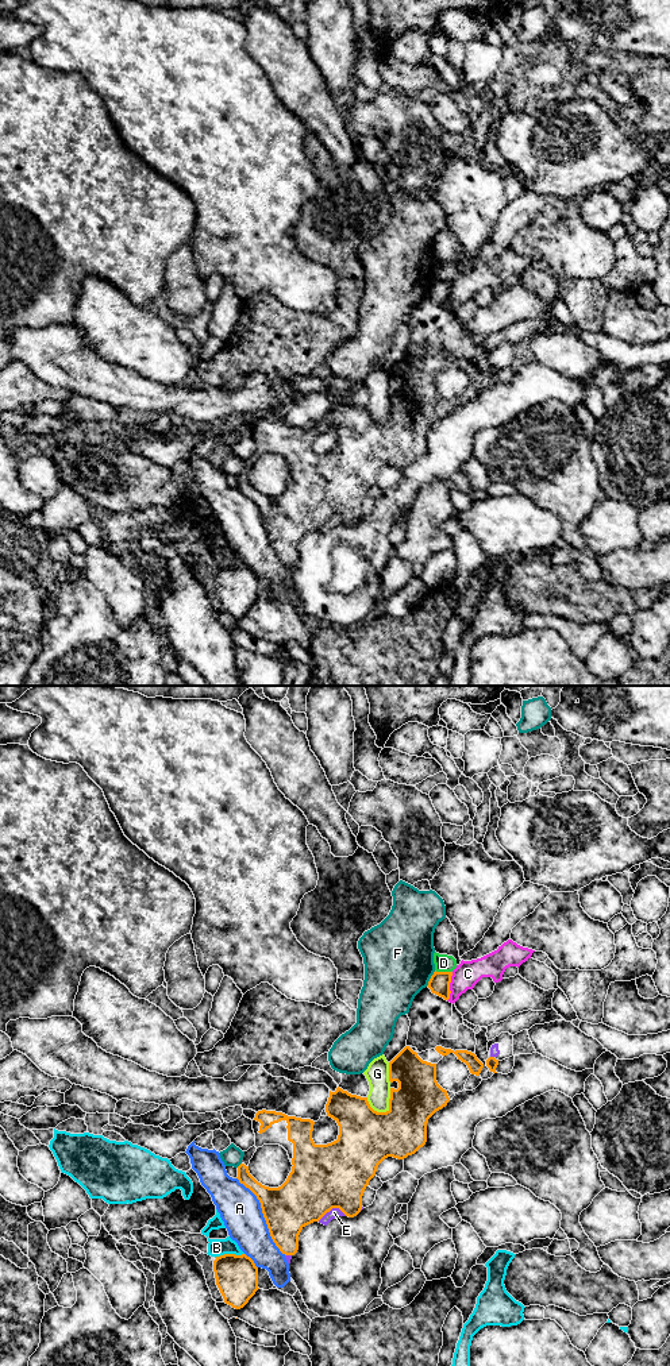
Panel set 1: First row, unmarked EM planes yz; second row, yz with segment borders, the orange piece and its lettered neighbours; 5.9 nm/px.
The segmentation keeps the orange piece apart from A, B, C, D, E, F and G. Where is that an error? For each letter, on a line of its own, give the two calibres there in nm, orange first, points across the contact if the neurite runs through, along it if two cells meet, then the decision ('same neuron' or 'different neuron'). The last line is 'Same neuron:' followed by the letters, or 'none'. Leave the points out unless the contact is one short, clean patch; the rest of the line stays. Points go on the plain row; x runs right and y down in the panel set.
A: 300/240 nm | different neuron
B: 260/110 nm | different neuron
C: 130/160 nm | different neuron
D: 130/110 nm | along yz (435, 278), (451, 281) | different neuron
E: 380/60 nm | different neuron
F: 130/420 nm | different neuron
G: 320/140 nm | different neuron
Same neuron: none

